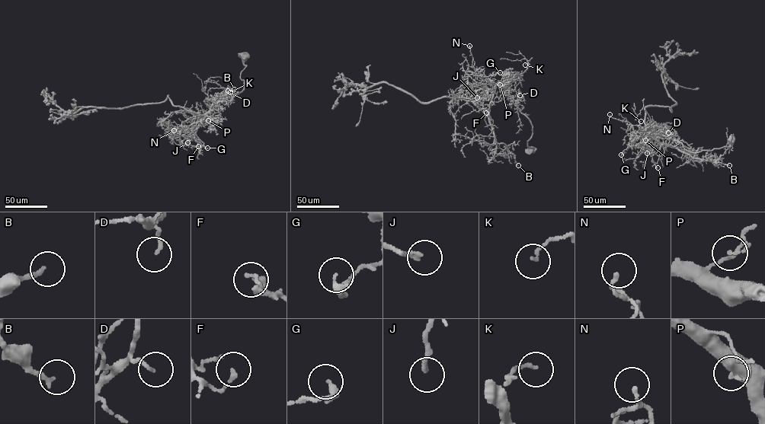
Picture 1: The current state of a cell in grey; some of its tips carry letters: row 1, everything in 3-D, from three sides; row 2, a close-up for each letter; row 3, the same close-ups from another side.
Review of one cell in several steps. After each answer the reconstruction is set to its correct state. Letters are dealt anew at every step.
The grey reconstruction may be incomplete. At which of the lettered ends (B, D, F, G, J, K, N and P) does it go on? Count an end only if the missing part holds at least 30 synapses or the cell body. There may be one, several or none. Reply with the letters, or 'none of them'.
none of them

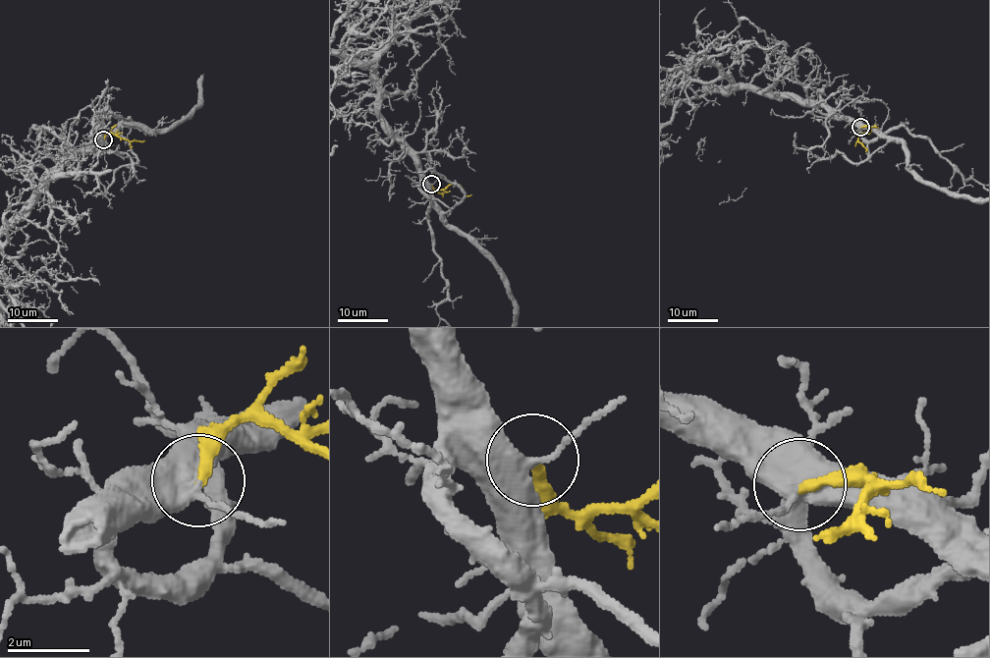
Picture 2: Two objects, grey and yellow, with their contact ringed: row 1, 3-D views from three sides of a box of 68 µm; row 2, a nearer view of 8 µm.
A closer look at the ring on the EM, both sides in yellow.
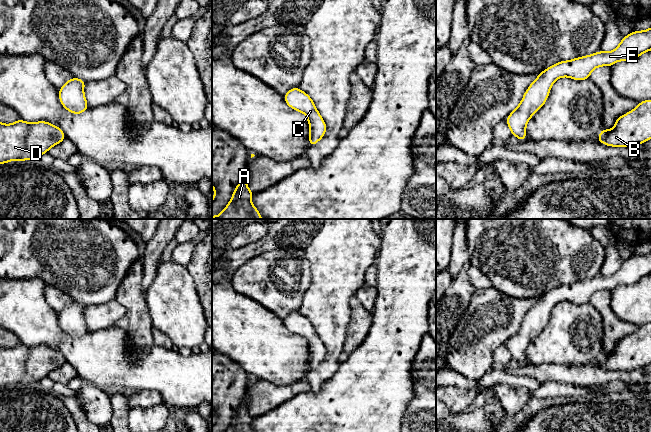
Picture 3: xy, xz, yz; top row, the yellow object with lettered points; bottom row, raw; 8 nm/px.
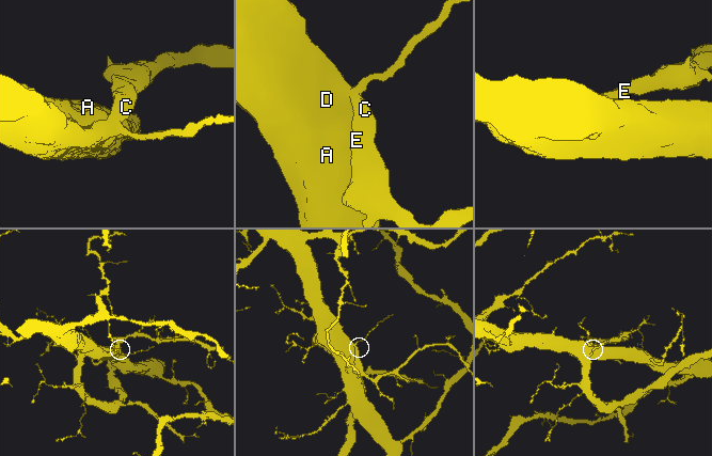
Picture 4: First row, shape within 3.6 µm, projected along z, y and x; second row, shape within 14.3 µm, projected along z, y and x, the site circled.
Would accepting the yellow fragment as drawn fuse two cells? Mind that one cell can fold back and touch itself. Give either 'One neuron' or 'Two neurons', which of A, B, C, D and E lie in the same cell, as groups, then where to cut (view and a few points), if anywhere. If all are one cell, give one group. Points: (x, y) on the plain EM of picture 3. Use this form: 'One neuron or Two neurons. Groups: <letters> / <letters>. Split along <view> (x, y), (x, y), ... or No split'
One neuron. Groups: A B C D E. No split

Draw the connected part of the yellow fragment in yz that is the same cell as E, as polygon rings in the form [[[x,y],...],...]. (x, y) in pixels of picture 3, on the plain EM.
[[[651,252],[643,255],[633,255],[622,262],[620,268],[611,276],[598,275],[592,279],[574,282],[568,285],[560,285],[544,295],[530,308],[525,315],[519,329],[506,342],[506,347],[511,354],[511,359],[516,360],[520,365],[526,363],[526,350],[531,341],[542,332],[548,323],[550,313],[554,306],[561,301],[569,301],[574,304],[583,305],[589,303],[591,296],[601,290],[612,290],[618,285],[631,285],[643,277],[651,274]]]

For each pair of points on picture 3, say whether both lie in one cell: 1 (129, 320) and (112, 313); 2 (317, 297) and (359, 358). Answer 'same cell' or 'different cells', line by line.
1: different cells
2: different cells

